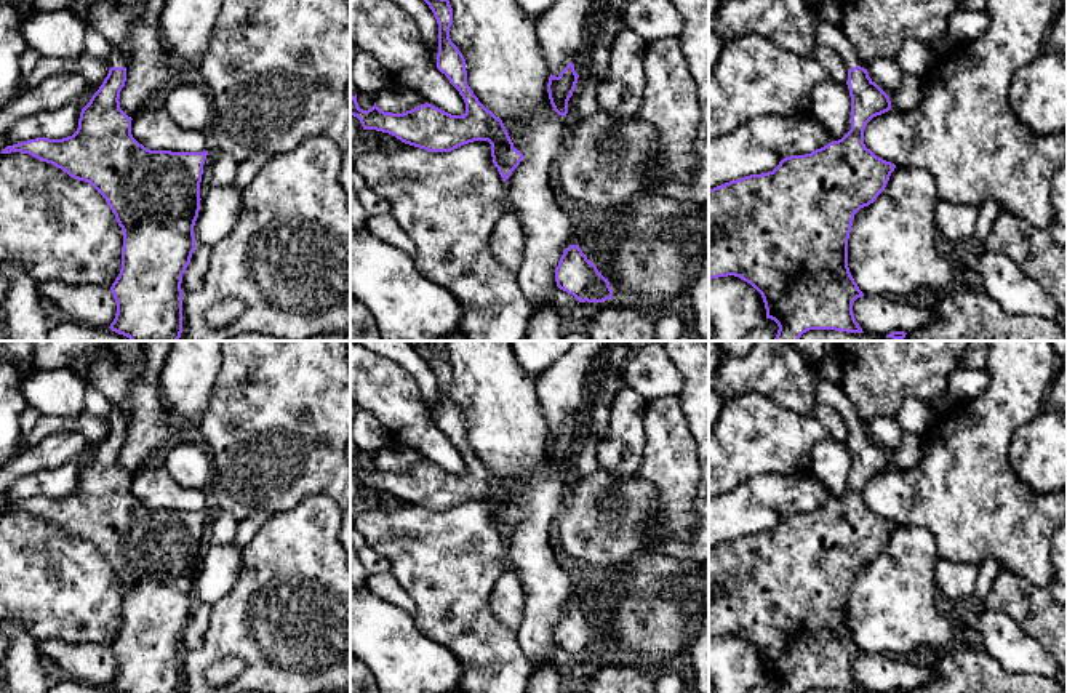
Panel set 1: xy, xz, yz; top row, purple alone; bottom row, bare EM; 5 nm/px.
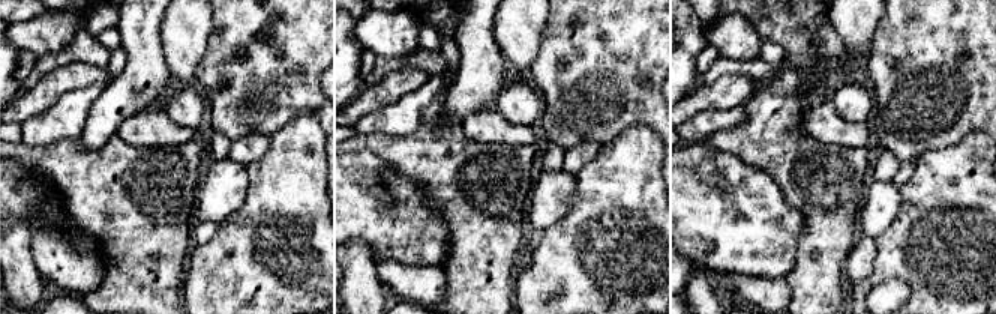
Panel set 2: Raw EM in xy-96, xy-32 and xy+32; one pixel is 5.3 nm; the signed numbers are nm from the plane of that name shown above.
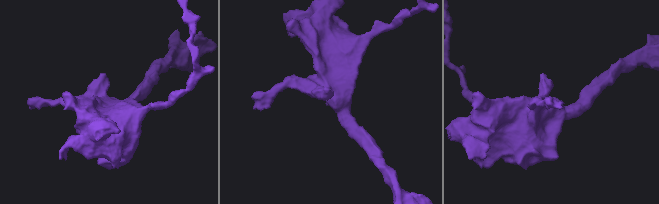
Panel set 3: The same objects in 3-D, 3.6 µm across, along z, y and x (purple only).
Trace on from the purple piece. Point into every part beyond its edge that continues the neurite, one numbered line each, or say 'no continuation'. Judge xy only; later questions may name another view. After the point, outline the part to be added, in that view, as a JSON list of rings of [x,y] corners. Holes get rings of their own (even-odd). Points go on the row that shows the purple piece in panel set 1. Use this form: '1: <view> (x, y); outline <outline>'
1: xy (115, 60); outline [[[112,46],[112,53],[107,62],[109,67],[126,67],[125,58],[117,46]]]

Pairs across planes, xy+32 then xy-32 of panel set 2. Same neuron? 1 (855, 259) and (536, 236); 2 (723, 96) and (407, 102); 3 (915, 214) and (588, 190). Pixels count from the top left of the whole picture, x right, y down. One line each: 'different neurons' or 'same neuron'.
1: same neuron
2: different neurons
3: same neuron

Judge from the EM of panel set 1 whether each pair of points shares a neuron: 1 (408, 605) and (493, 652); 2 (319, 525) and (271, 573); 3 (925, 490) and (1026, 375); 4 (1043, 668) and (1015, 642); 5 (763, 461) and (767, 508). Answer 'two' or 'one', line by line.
1: two
2: one
3: one
4: one
5: two

